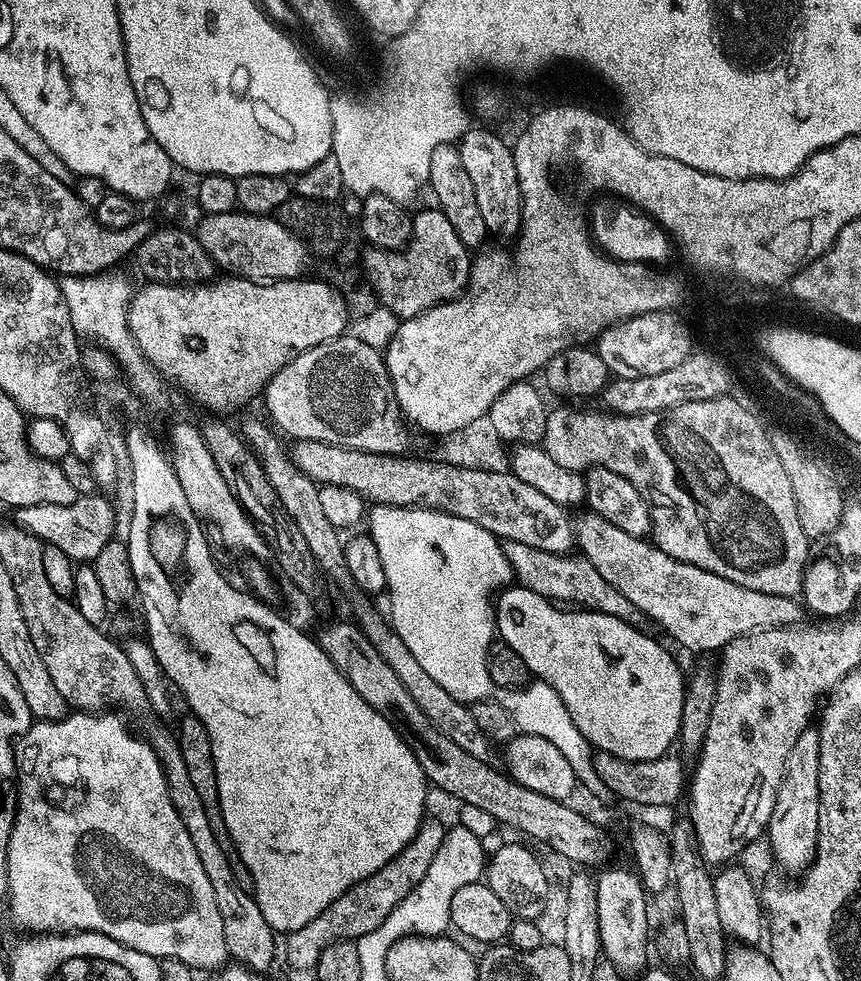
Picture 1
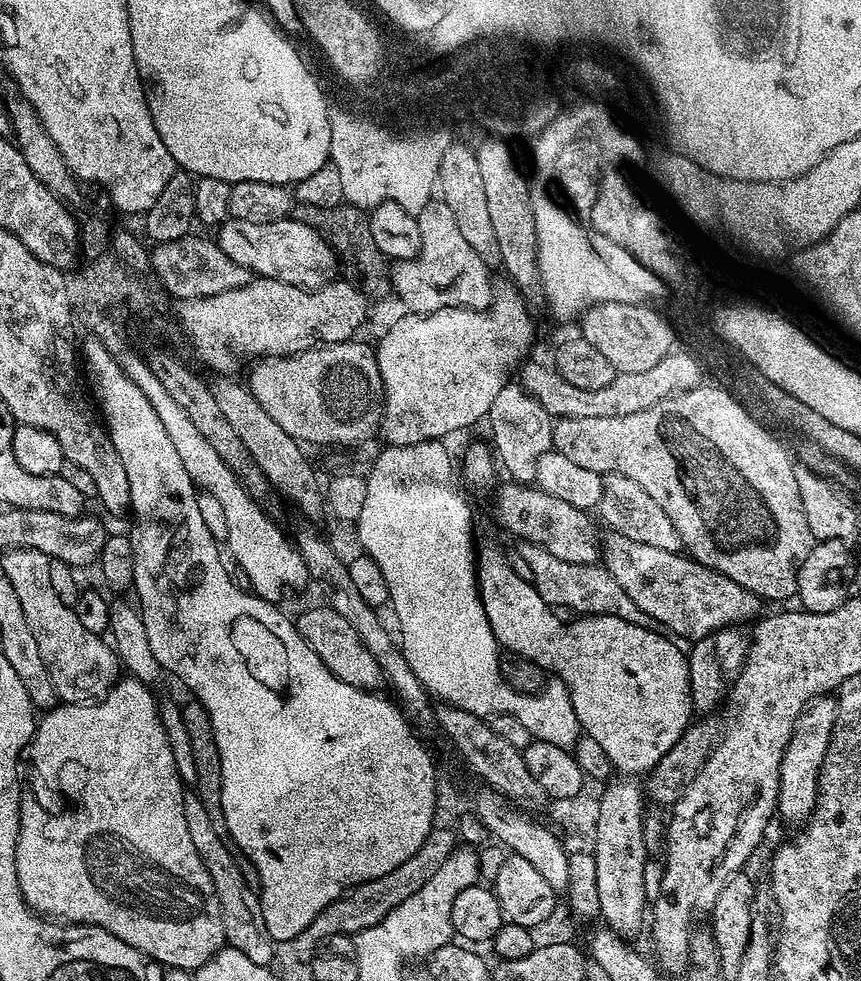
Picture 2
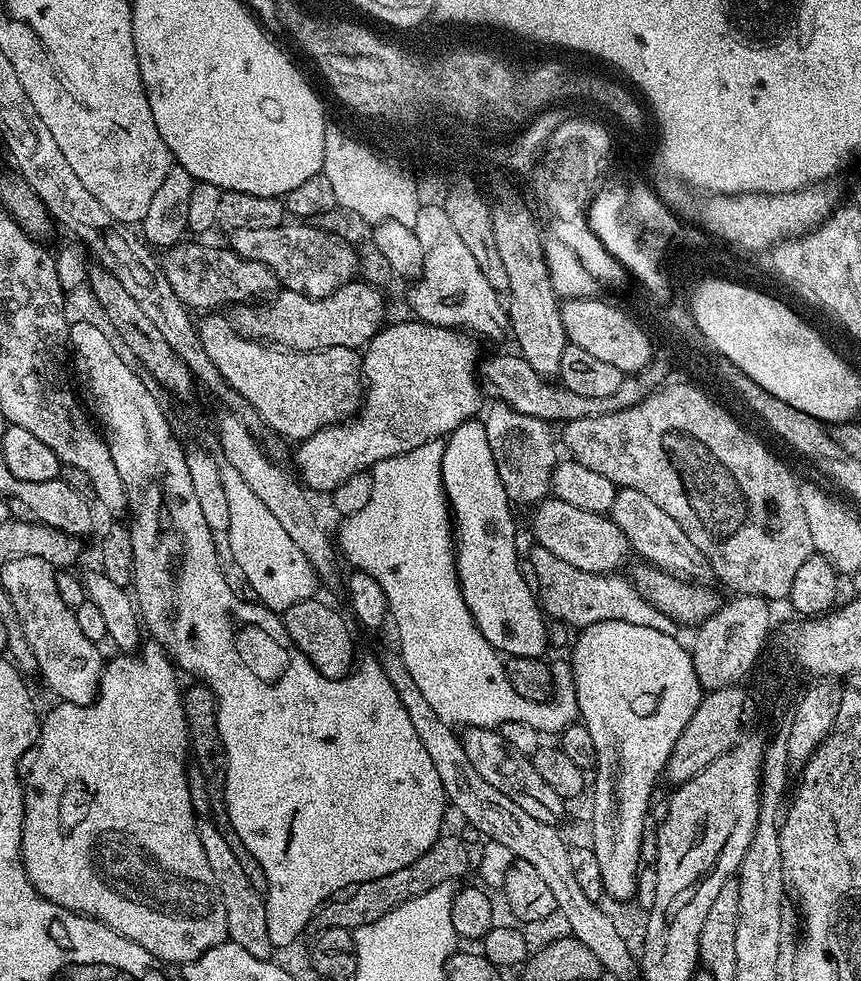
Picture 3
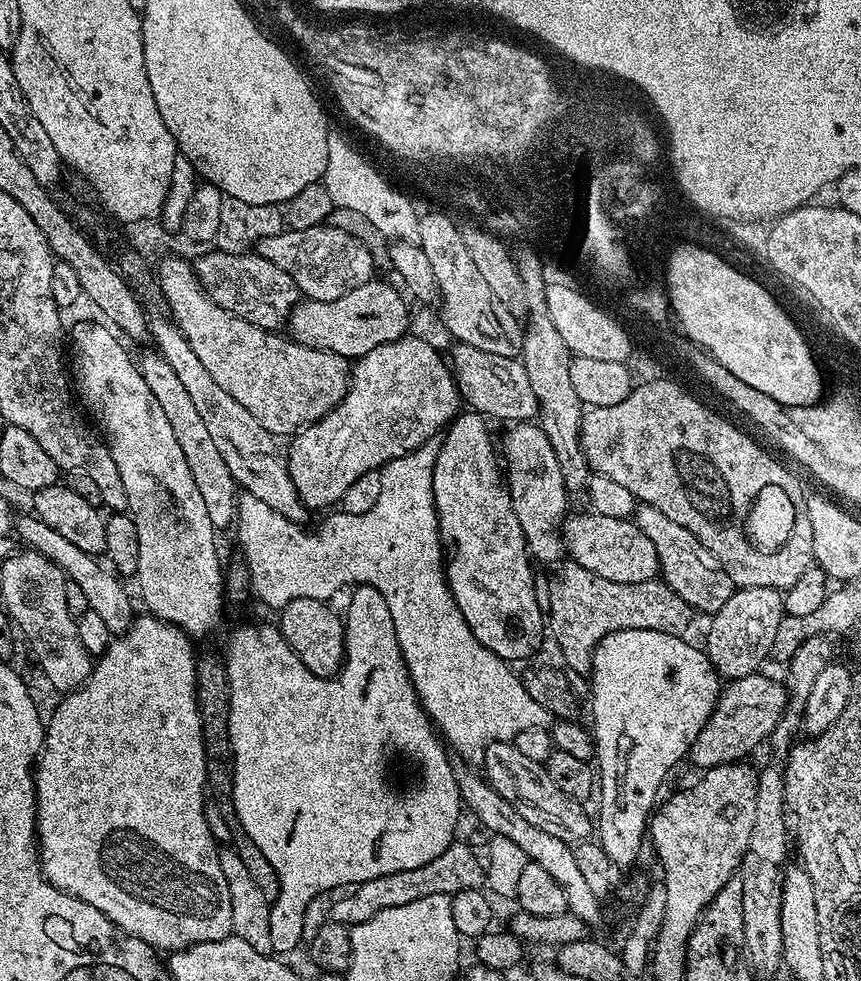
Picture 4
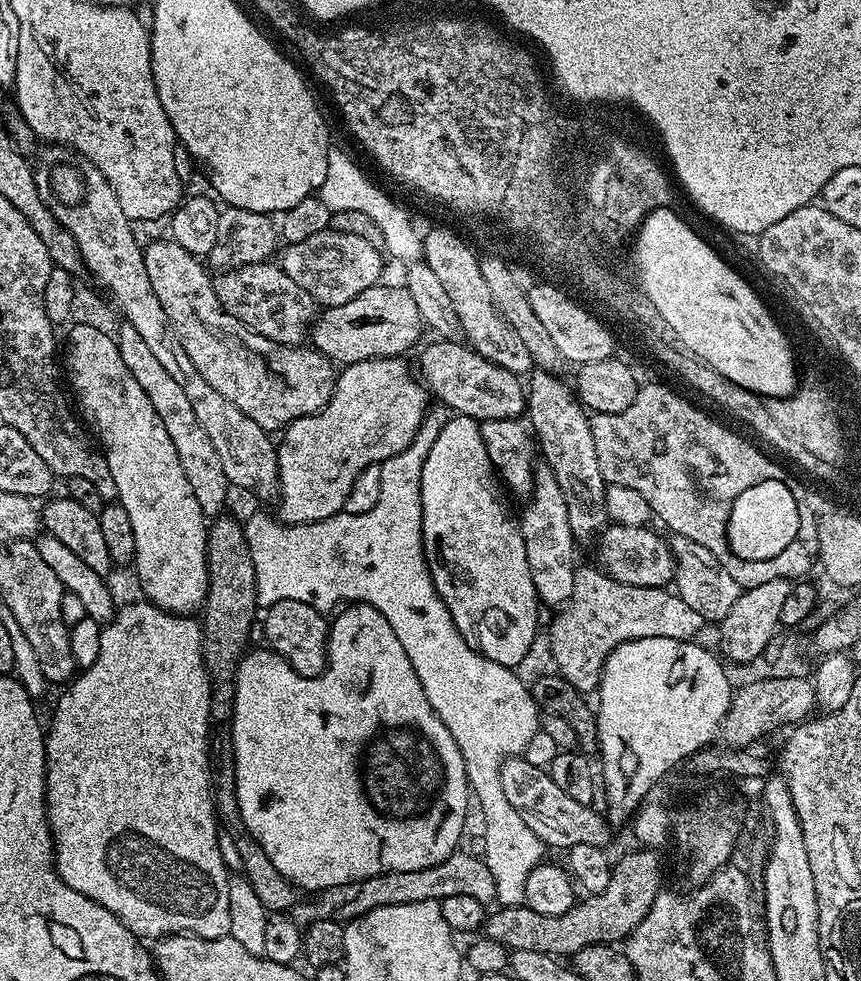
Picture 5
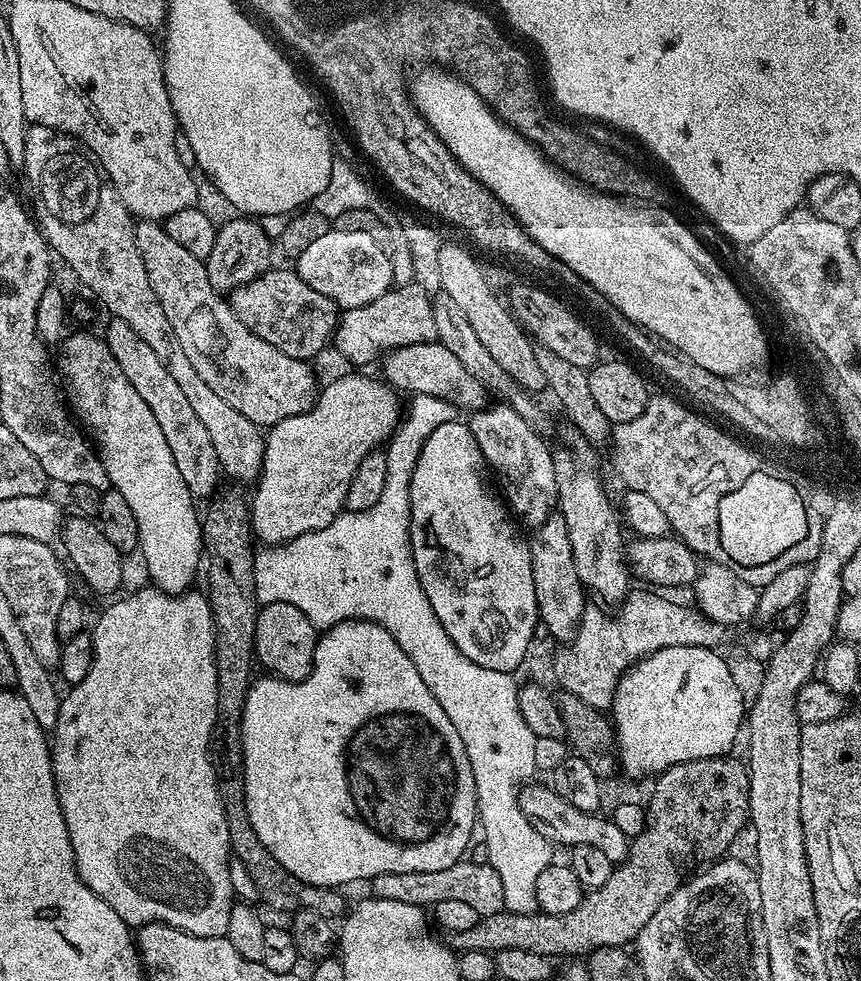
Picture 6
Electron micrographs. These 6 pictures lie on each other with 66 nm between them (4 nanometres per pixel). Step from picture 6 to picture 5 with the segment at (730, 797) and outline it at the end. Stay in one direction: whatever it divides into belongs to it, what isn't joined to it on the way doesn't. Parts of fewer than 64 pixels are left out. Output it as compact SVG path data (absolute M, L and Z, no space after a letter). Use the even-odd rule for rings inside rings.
M636 850L640 852L628 852L619 861L612 865L612 877L606 890L597 896L588 894L583 897L566 914L538 914L538 910L530 910L524 904L516 904L512 908L497 907L497 912L487 917L482 929L483 935L489 940L498 942L503 948L511 951L534 950L541 954L555 956L557 958L571 958L578 954L578 950L586 950L586 946L595 944L619 945L632 935L632 931L642 922L642 918L648 916L650 906L658 898L662 891L660 884L660 860L655 851Z

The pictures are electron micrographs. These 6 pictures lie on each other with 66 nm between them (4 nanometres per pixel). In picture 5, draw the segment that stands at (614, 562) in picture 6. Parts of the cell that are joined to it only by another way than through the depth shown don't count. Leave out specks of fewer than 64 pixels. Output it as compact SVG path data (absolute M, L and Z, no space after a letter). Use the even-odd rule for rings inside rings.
M536 370L526 380L526 420L538 441L538 452L544 455L546 466L558 478L562 486L562 498L566 498L566 514L570 517L570 530L577 541L584 542L591 536L599 537L609 523L606 508L606 485L604 475L598 466L598 453L594 450L594 434L589 413L571 387L560 381L559 375Z

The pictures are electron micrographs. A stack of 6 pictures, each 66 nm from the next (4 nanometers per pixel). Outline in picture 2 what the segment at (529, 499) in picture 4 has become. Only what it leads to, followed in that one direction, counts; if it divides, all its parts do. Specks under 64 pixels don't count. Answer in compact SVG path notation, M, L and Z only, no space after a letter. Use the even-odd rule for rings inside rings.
M509 382L502 390L498 390L498 398L490 402L490 410L486 417L486 425L492 431L491 447L499 467L509 472L513 481L531 485L536 479L538 458L542 454L553 451L552 428L554 417L533 399L528 392Z

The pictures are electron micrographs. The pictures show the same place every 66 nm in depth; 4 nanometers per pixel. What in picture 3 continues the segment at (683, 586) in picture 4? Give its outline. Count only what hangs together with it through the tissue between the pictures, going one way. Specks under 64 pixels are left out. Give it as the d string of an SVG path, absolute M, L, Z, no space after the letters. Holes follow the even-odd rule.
M620 488L614 500L614 506L608 513L627 537L631 547L638 550L647 563L655 565L664 572L693 583L709 583L714 576L709 560L698 546L687 537L682 526L670 514L655 505L646 494L633 488Z

